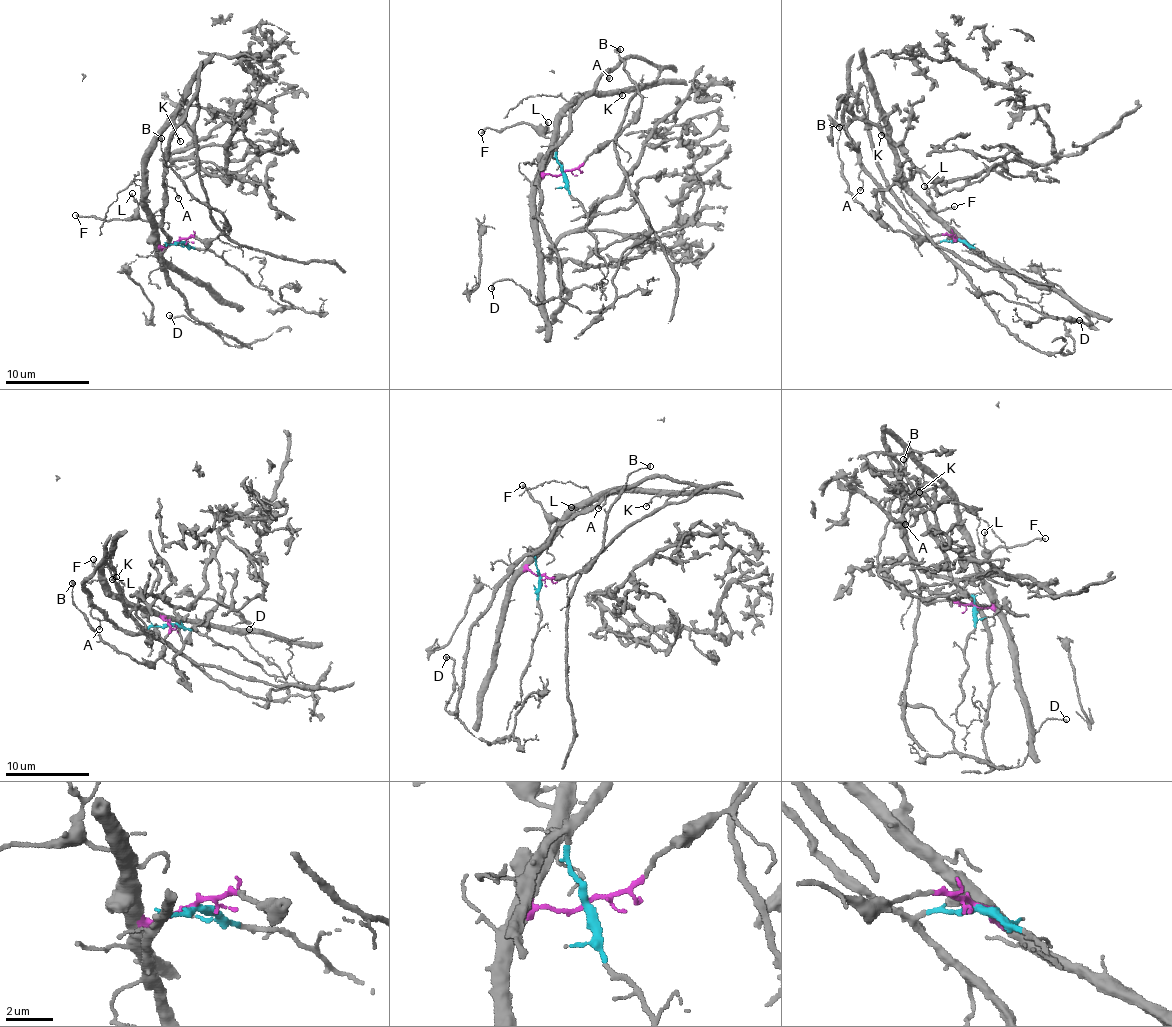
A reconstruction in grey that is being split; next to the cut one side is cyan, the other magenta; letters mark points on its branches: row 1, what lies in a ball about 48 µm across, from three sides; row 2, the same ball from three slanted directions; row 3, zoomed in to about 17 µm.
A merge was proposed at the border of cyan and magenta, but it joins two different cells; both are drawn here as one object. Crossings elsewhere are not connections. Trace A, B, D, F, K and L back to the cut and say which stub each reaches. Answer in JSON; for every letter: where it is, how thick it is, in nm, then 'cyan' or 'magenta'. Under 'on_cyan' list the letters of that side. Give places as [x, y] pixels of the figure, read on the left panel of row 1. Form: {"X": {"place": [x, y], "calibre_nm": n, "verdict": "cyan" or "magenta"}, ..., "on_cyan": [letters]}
{"A": {"place": [178, 198], "calibre_nm": 160, "verdict": "cyan"}, "B": {"place": [161, 138], "calibre_nm": 190, "verdict": "magenta"}, "D": {"place": [169, 315], "calibre_nm": 150, "verdict": "cyan"}, "F": {"place": [75, 215], "calibre_nm": 180, "verdict": "magenta"}, "K": {"place": [180, 141], "calibre_nm": 110, "verdict": "magenta"}, "L": {"place": [132, 193], "calibre_nm": 130, "verdict": "magenta"}, "on_cyan": ["A", "D"]}

